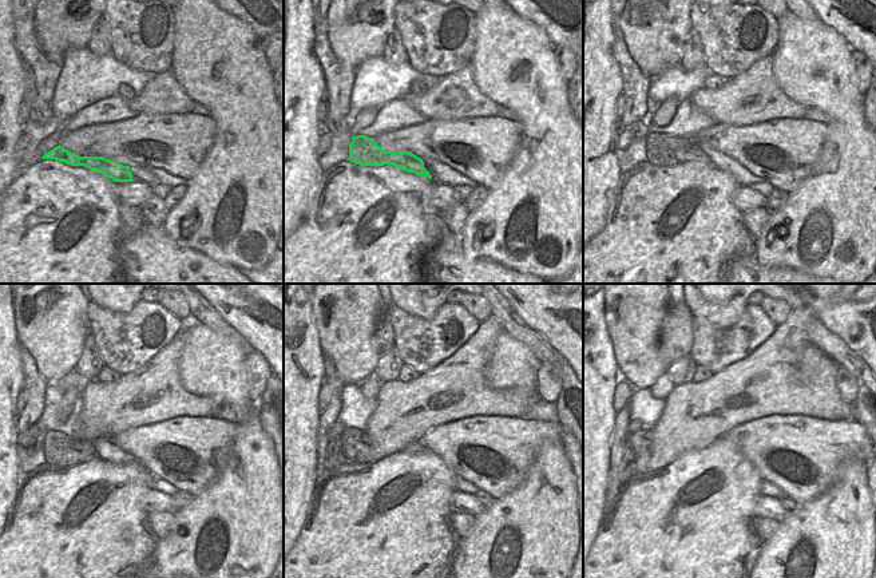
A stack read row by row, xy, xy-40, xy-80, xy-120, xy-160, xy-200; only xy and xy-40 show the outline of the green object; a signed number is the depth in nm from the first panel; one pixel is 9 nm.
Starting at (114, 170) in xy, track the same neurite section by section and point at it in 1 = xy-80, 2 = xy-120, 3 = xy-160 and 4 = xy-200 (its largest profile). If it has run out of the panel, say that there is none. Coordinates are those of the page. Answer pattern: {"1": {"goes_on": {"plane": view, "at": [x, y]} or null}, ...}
{"1": {"goes_on": {"plane": "xy-80", "at": [661, 150]}}, "2": {"goes_on": {"plane": "xy-120", "at": [60, 450]}}, "3": {"goes_on": {"plane": "xy-160", "at": [355, 446]}}, "4": {"goes_on": {"plane": "xy-200", "at": [639, 440]}}}

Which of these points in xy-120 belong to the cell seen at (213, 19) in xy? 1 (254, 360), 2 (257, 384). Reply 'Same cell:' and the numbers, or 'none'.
Same cell: none

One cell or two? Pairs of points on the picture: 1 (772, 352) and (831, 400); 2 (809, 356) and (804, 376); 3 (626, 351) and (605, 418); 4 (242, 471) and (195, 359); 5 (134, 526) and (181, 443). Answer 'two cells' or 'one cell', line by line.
1: one cell
2: one cell
3: two cells
4: one cell
5: two cells

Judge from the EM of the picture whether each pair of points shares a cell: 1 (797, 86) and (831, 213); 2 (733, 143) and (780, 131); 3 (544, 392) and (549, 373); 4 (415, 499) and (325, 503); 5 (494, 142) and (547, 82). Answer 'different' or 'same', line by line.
1: same
2: same
3: same
4: same
5: different

